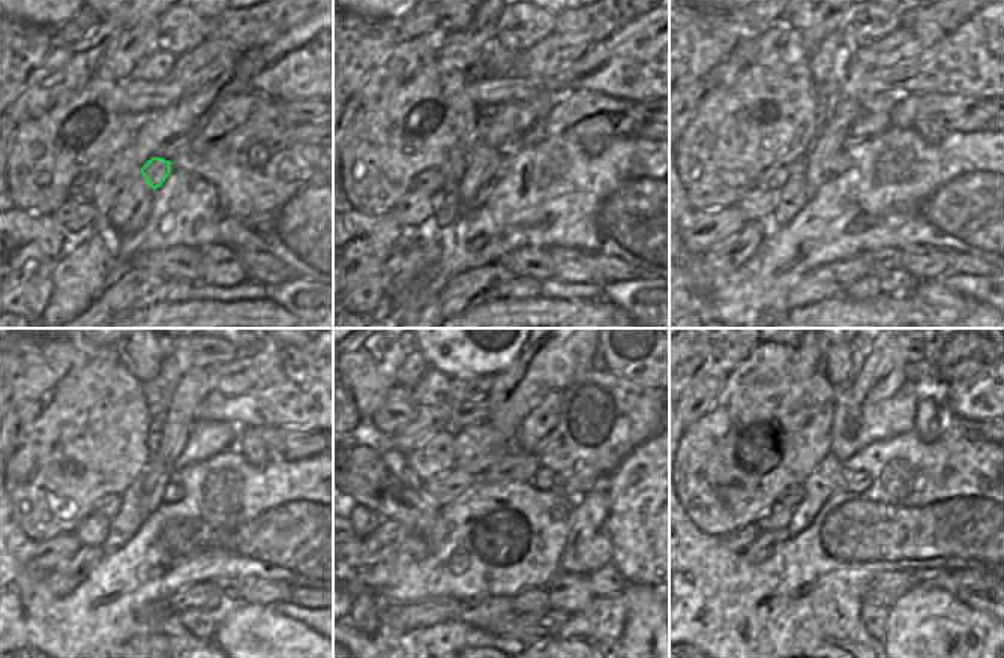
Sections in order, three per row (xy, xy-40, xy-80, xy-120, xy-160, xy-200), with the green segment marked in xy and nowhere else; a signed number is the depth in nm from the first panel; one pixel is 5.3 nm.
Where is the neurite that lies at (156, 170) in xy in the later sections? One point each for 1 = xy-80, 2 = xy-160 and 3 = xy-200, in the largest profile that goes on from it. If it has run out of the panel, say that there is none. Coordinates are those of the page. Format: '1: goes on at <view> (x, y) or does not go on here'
1: goes on at xy-80 (842, 162)
2: goes on at xy-160 (512, 487)
3: goes on at xy-200 (860, 481)

